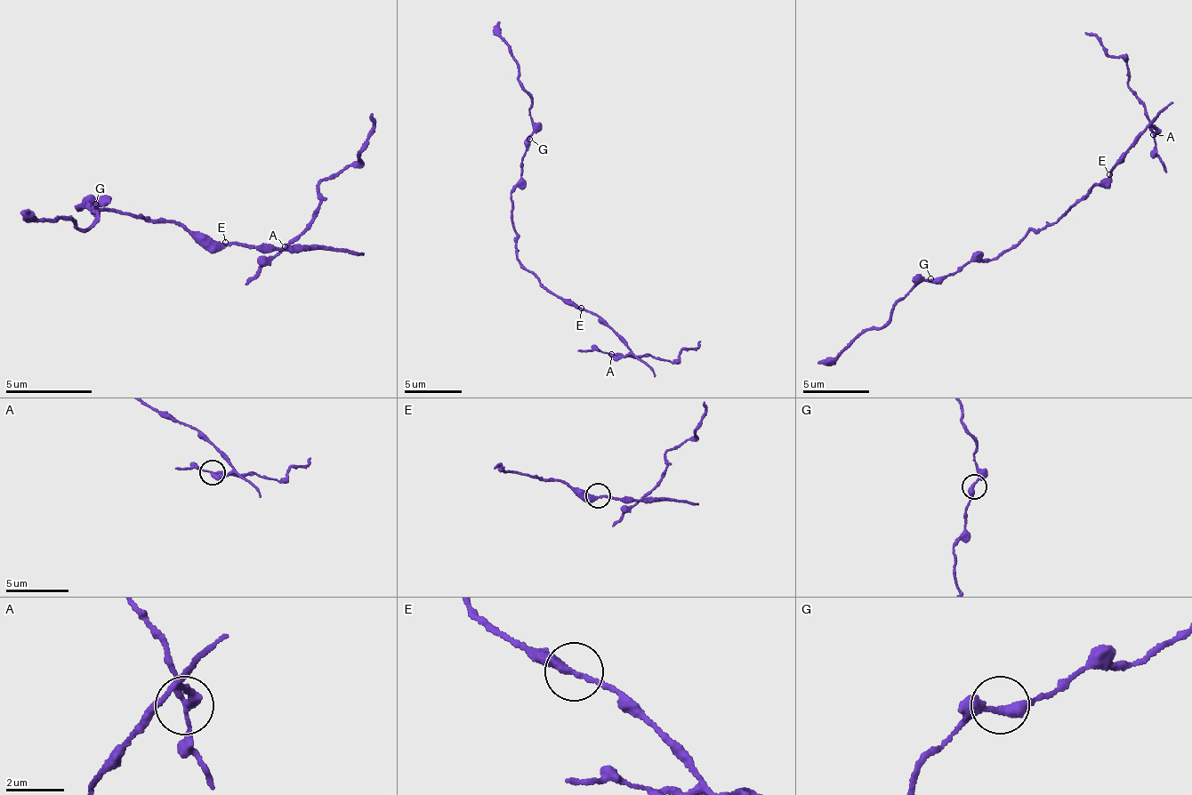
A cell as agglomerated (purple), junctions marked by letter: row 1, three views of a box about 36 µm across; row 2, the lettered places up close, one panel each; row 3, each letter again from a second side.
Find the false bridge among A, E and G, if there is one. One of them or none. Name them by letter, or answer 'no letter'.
A

